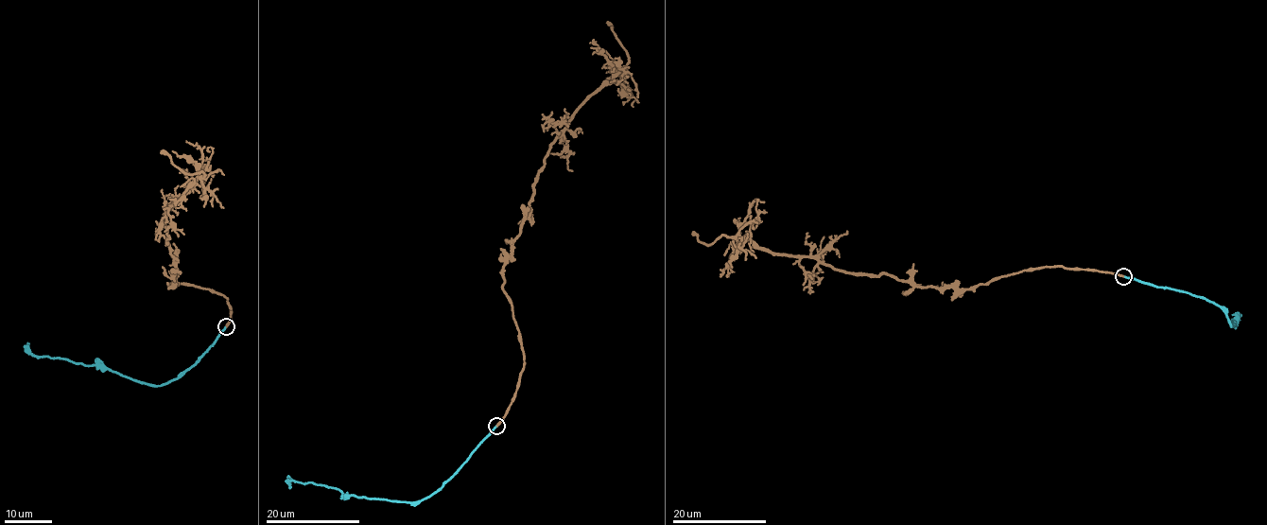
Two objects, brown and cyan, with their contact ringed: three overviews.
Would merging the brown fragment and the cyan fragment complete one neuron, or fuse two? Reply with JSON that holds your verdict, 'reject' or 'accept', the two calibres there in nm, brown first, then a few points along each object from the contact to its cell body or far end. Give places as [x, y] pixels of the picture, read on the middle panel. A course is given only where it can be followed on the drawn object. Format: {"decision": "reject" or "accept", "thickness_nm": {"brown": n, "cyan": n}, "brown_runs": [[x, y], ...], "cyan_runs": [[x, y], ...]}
{"decision": "accept", "thickness_nm": {"brown": 260, "cyan": 190}, "brown_runs": [[496, 427], [511, 403], [524, 365], [512, 305], [502, 289], [504, 260], [557, 134], [629, 61], [608, 21]], "cyan_runs": [[496, 427], [438, 489], [414, 502], [346, 496], [334, 488], [291, 481], [289, 488]]}

